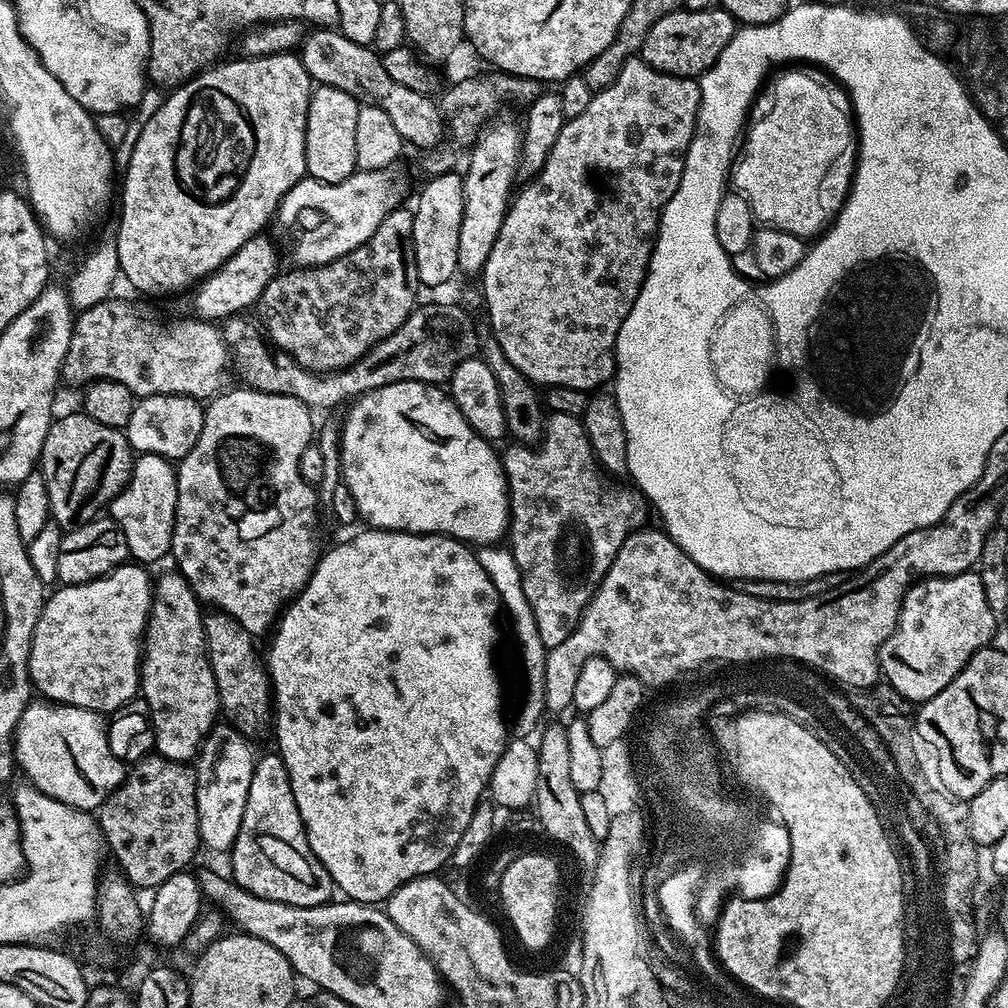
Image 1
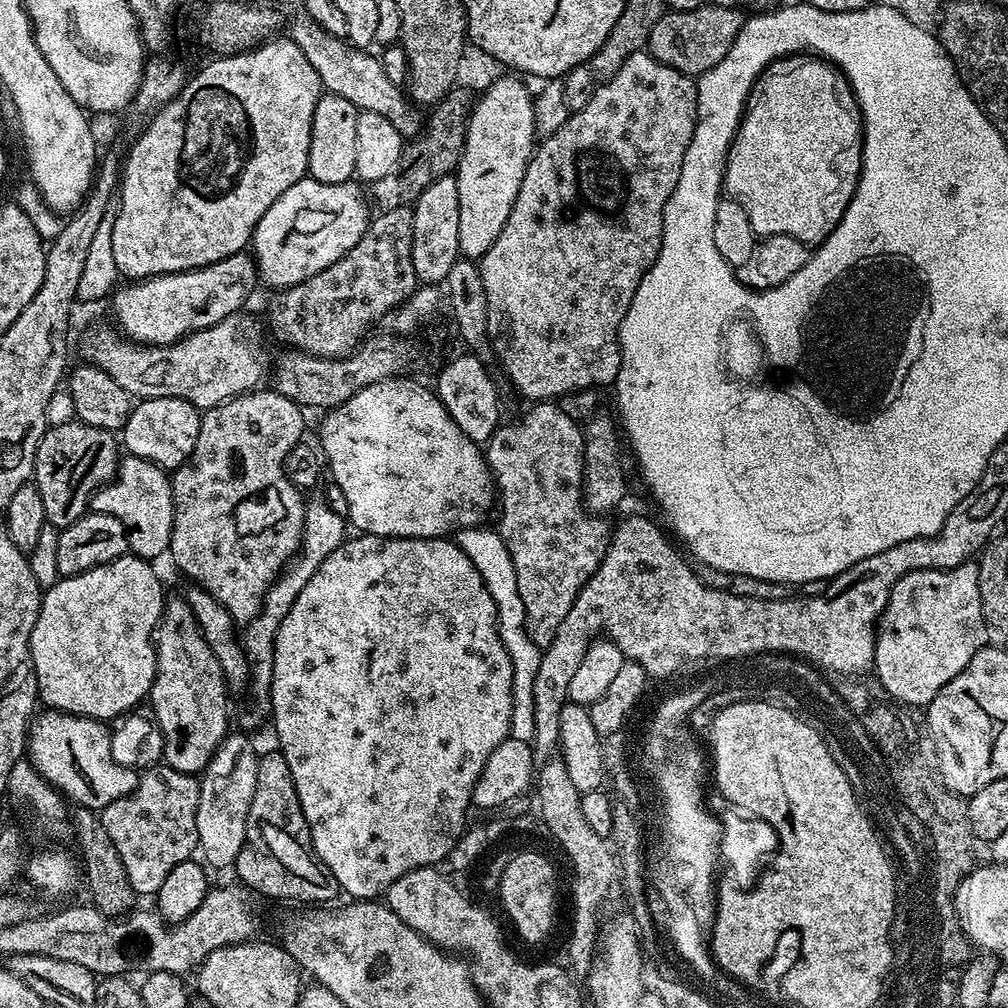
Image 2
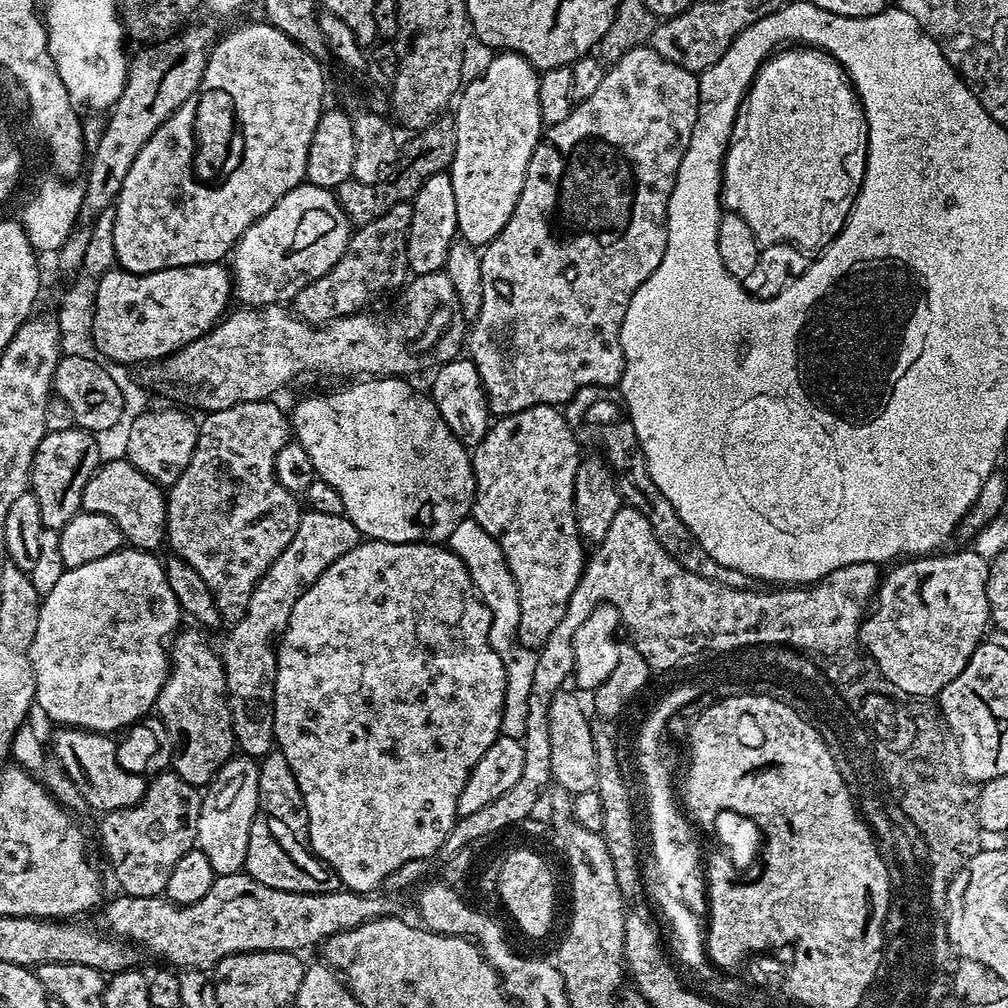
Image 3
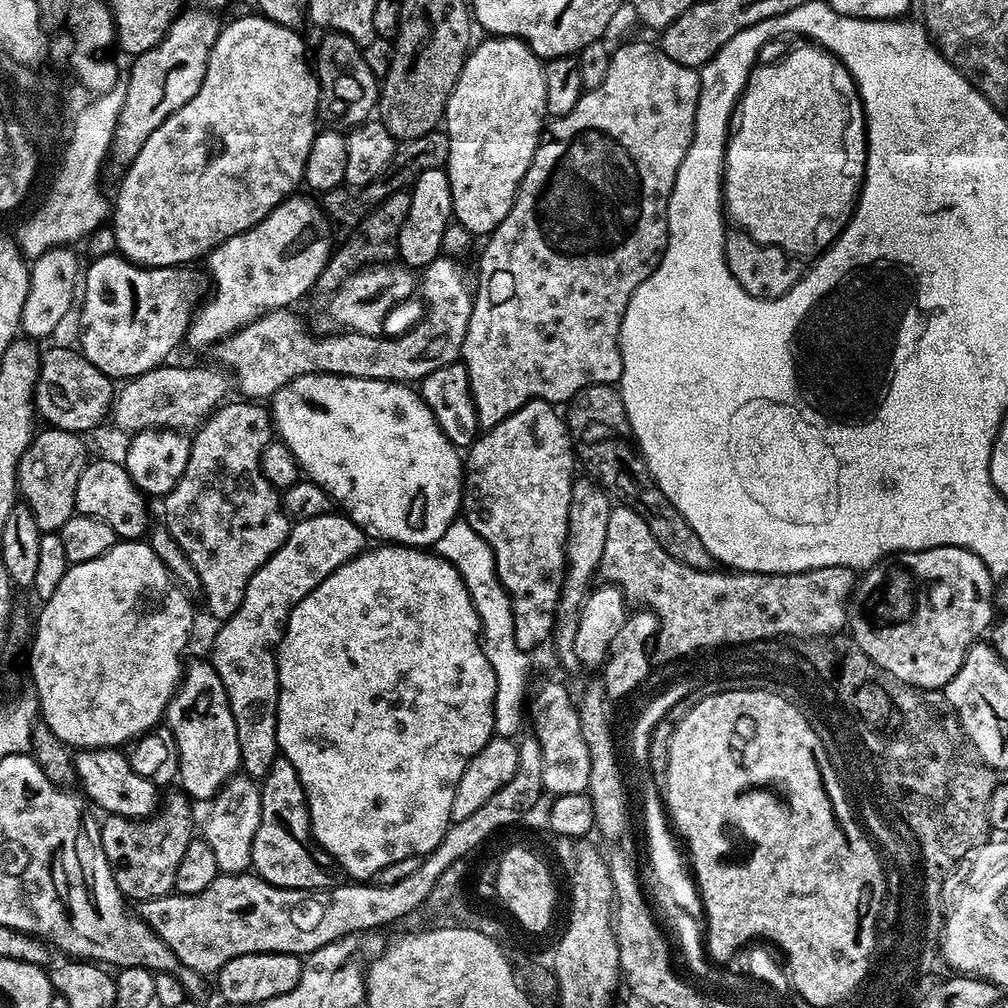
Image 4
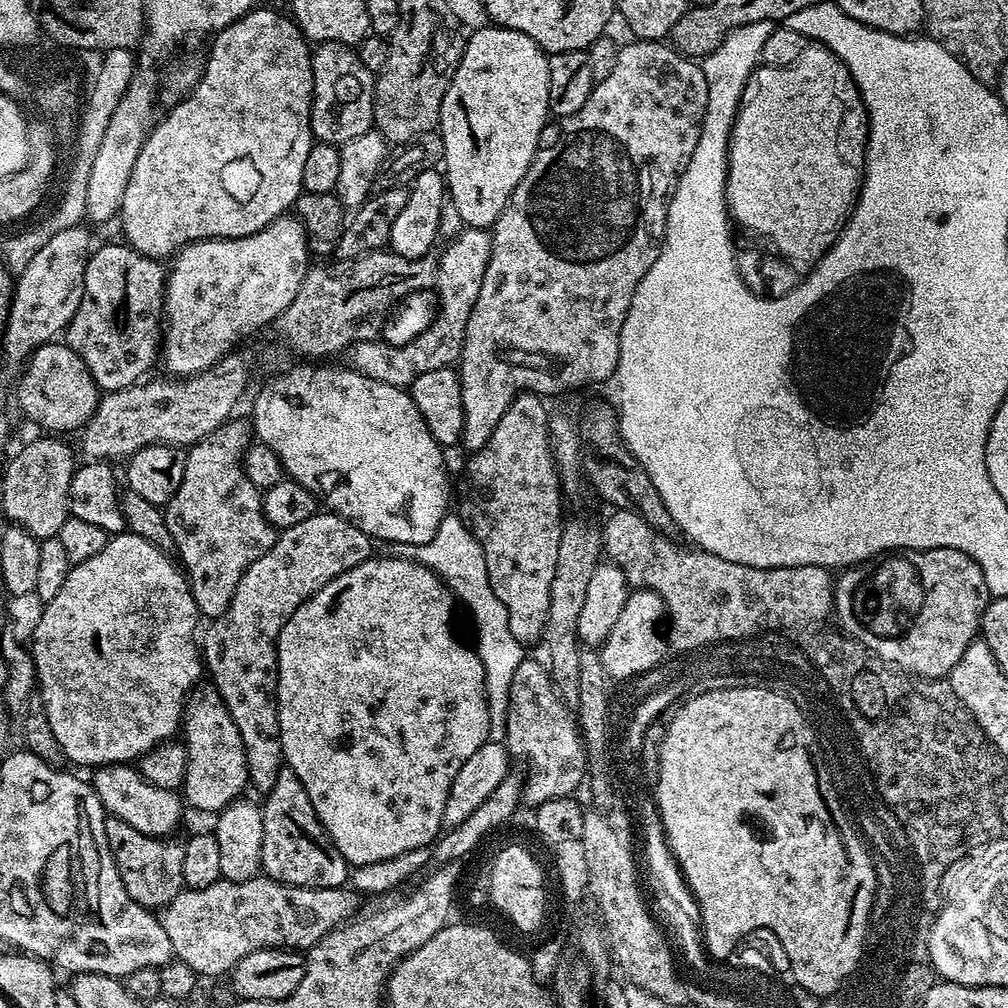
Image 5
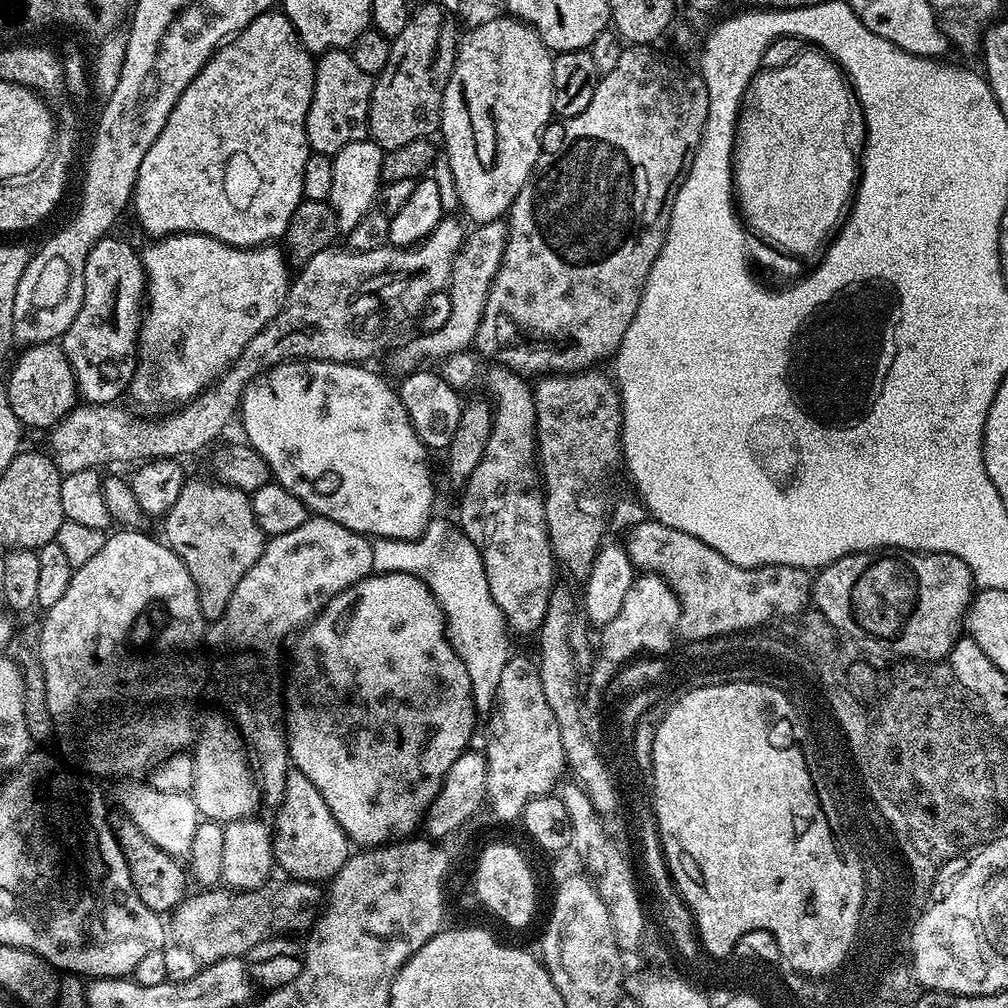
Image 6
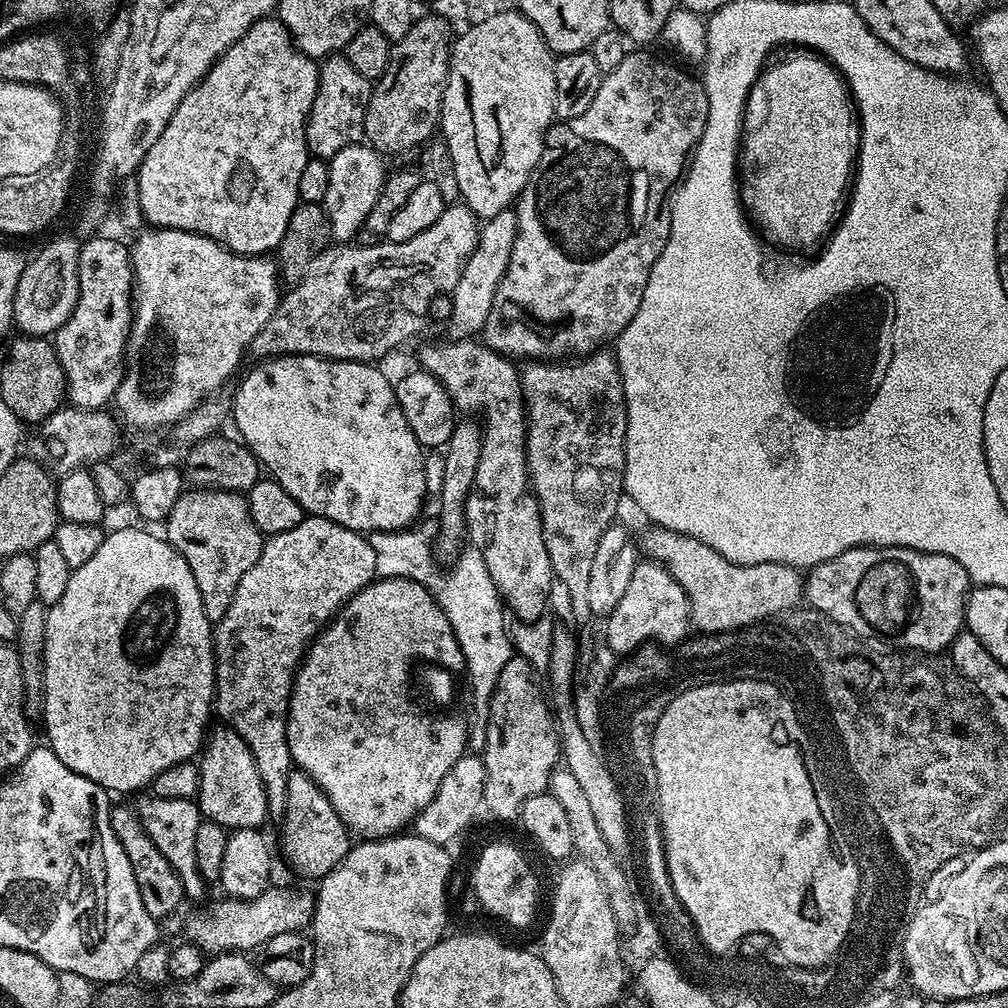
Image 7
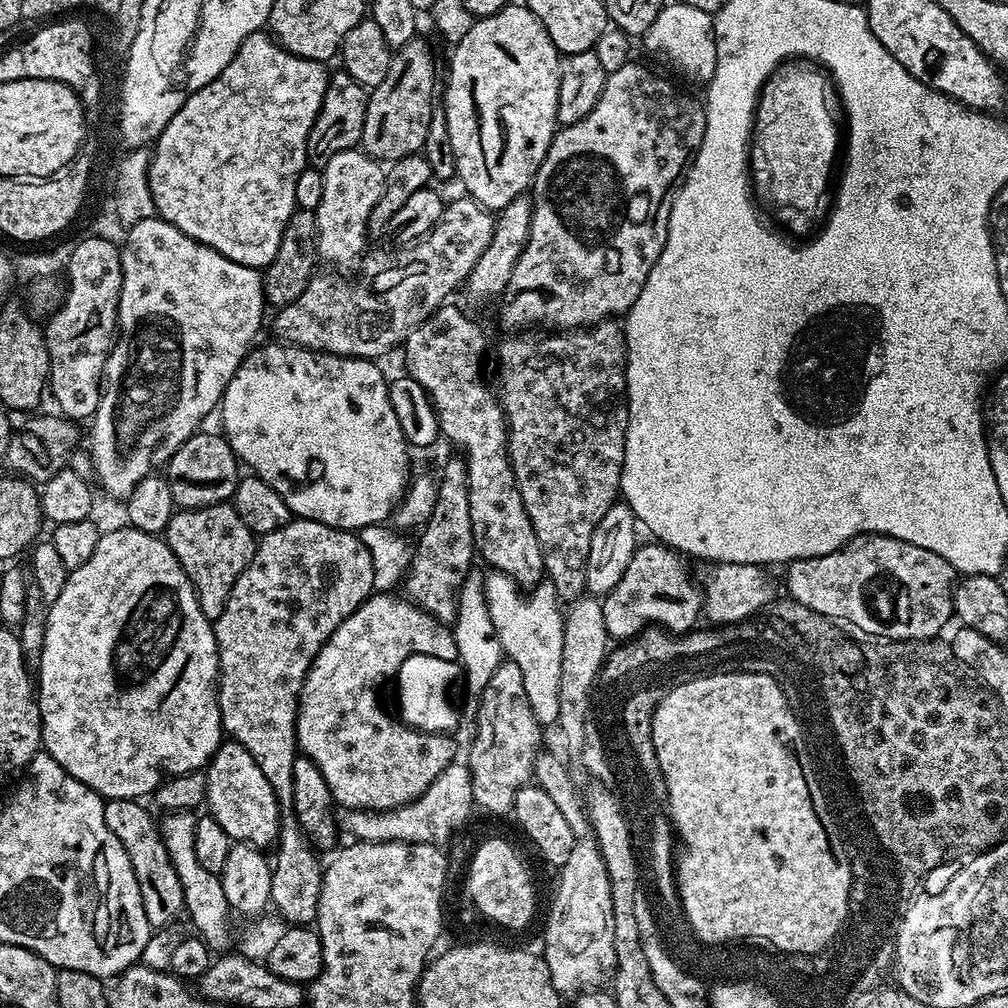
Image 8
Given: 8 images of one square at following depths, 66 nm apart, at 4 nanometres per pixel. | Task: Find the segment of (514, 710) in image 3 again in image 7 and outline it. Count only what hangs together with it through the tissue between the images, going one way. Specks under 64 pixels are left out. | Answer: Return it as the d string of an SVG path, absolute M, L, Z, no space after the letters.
M416 530L374 532L368 536L370 546L374 546L376 575L380 578L397 576L416 580L431 592L440 609L446 614L450 630L464 655L464 668L466 673L468 672L468 684L472 687L472 708L480 722L487 721L488 703L492 701L498 674L502 674L502 666L506 666L506 662L514 654L509 629L504 629L506 612L502 607L500 595L477 548L465 547L451 561L452 569L443 572L439 568L441 565L434 555L429 537L427 540L412 531Z

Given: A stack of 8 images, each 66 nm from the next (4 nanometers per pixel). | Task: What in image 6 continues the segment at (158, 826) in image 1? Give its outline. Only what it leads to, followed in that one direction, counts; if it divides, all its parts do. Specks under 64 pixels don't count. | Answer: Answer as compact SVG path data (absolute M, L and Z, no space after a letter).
M113 810L106 816L106 823L122 850L122 858L126 858L134 890L138 890L138 898L142 898L150 910L161 914L171 913L173 908L182 903L190 888L185 865L177 857L166 854L166 850L158 850L158 846L154 846L154 842L150 842L150 838L146 838L146 834L142 834L142 830L138 830L138 826L134 826L134 822L130 822L123 812Z

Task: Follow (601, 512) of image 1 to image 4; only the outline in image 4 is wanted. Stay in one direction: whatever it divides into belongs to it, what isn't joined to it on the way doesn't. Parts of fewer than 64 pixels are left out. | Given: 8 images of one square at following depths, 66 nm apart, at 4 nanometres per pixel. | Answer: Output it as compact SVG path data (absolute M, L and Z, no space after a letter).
M531 400L522 405L517 412L510 414L498 426L487 429L483 434L477 435L471 448L467 449L466 459L464 460L464 499L462 501L462 516L467 520L482 538L490 546L494 554L496 563L496 573L502 582L502 586L508 591L508 597L512 603L512 613L514 614L514 642L518 642L518 650L529 654L535 653L534 650L539 644L544 644L553 639L554 625L556 622L556 607L560 601L560 591L564 581L564 566L566 564L566 538L568 537L568 507L570 506L570 494L572 493L572 481L574 473L572 467L577 467L578 460L574 455L574 445L572 436L568 433L568 426L563 415L556 413L557 409L546 400Z

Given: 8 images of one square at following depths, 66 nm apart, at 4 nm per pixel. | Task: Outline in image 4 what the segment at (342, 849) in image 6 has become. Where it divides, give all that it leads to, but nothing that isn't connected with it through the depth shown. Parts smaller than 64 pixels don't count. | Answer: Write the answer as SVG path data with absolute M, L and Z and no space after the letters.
M278 758L260 784L262 814L252 843L252 868L279 888L336 888L342 883L340 865L329 852L317 846L312 838L312 823L308 817L308 797L298 782L294 766Z

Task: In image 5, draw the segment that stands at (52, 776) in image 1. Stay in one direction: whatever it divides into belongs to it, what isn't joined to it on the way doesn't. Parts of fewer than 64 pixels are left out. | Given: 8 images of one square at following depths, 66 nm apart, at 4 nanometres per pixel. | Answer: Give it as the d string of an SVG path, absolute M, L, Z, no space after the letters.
M113 764L97 768L91 773L90 783L96 791L99 807L104 807L109 817L134 826L134 830L142 830L142 834L168 838L180 824L181 797L176 792L162 790L162 786L146 782L146 778L142 778L135 767Z

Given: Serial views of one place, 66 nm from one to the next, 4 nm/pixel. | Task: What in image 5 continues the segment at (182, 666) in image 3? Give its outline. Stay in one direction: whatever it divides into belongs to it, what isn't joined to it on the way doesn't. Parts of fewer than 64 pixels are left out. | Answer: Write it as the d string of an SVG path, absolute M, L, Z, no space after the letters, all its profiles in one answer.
M210 682L197 683L196 687L188 693L188 699L184 702L182 743L188 752L188 765L182 785L182 796L187 807L189 804L200 812L219 814L226 805L243 793L240 792L243 788L249 787L242 734L238 734L238 726L234 726L234 718L230 718L230 710L226 710L226 702L222 702L222 694L218 694L218 690Z

